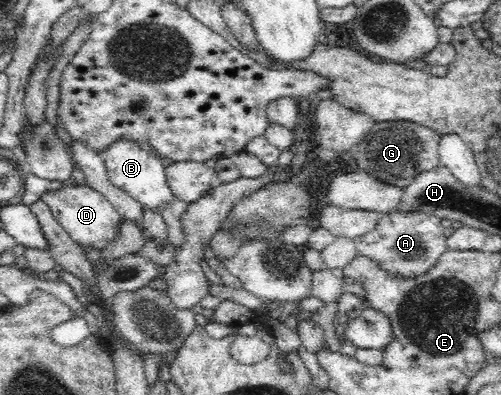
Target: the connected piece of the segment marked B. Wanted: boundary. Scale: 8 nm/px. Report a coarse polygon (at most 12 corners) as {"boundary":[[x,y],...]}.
{"boundary":[[134,139],[104,151],[108,182],[144,206],[175,198],[162,161]]}

